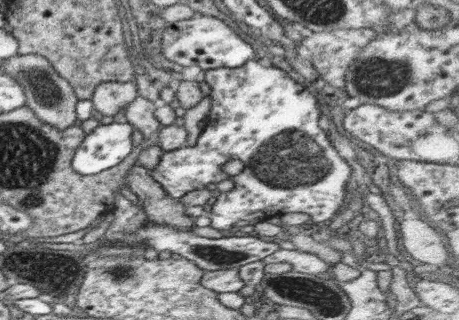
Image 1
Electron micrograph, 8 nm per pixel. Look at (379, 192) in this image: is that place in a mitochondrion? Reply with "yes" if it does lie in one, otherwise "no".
no

